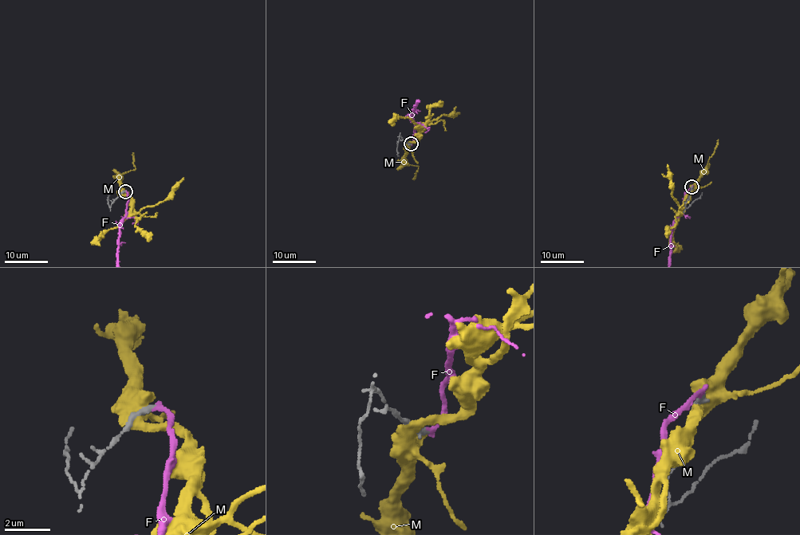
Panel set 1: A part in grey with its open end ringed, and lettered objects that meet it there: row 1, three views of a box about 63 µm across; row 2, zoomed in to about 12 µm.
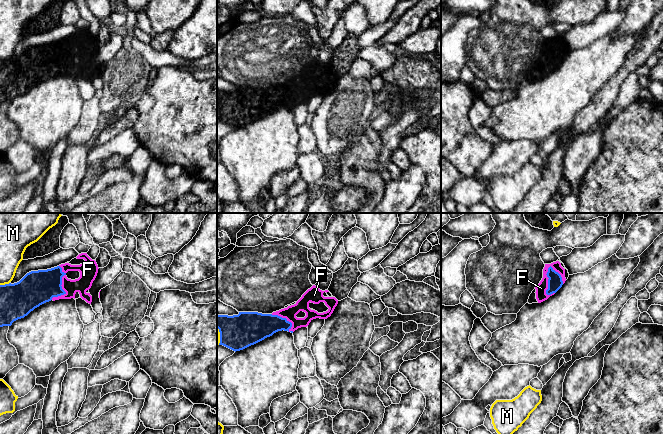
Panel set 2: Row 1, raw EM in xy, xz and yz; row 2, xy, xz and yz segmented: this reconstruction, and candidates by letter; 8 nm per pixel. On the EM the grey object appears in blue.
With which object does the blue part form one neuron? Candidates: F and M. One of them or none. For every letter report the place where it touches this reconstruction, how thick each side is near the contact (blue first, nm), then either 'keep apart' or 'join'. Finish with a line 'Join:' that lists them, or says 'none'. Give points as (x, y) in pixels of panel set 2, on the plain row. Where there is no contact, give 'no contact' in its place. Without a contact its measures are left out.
F: yz (548, 56) | 120/90 nm | join
M: xz (220, 112) | 280/50 nm | keep apart
Join: F

